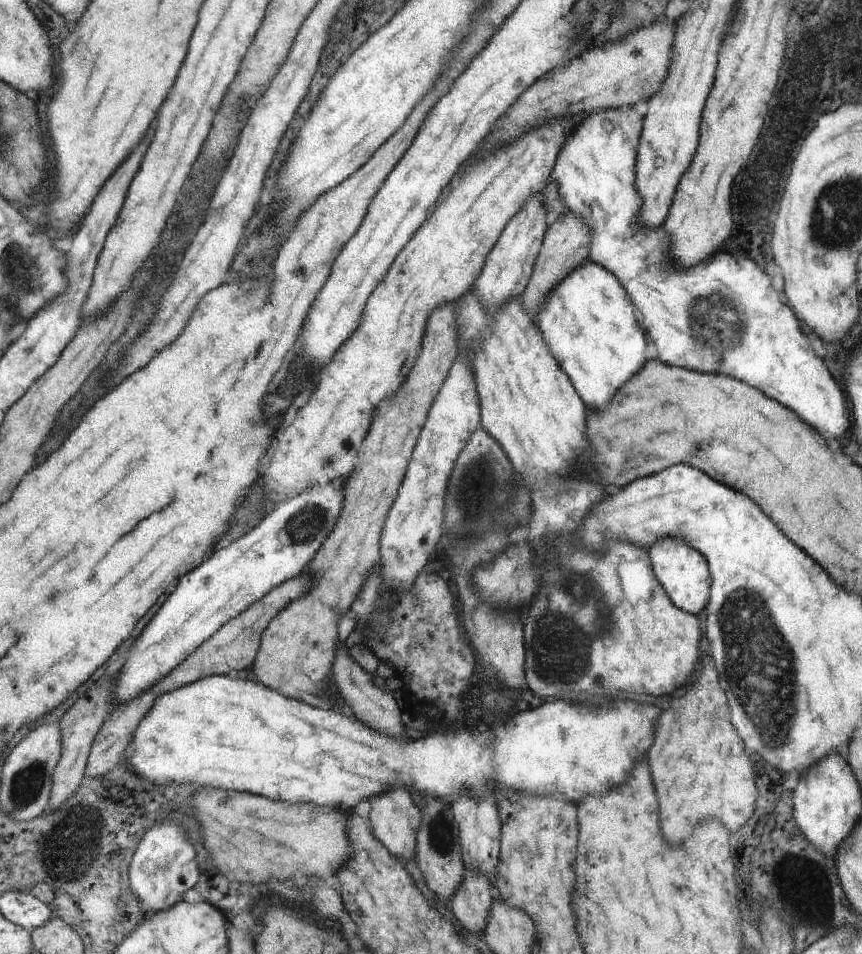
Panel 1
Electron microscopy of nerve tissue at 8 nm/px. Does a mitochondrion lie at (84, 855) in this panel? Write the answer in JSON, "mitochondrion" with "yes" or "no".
{"mitochondrion":"yes"}

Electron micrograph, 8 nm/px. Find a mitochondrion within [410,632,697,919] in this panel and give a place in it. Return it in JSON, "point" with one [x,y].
{"point":[442,839]}

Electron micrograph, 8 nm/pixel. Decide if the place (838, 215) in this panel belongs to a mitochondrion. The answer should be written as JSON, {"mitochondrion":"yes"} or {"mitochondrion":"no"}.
{"mitochondrion":"yes"}

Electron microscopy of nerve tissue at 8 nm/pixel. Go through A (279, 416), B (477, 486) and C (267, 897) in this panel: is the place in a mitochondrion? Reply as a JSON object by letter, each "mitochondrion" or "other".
{"A":"other","B":"mitochondrion","C":"other"}

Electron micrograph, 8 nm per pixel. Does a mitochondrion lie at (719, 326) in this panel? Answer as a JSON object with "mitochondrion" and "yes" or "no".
{"mitochondrion":"yes"}

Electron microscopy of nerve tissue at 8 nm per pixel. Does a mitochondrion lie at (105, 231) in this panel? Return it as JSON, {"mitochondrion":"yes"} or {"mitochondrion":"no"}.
{"mitochondrion":"no"}

